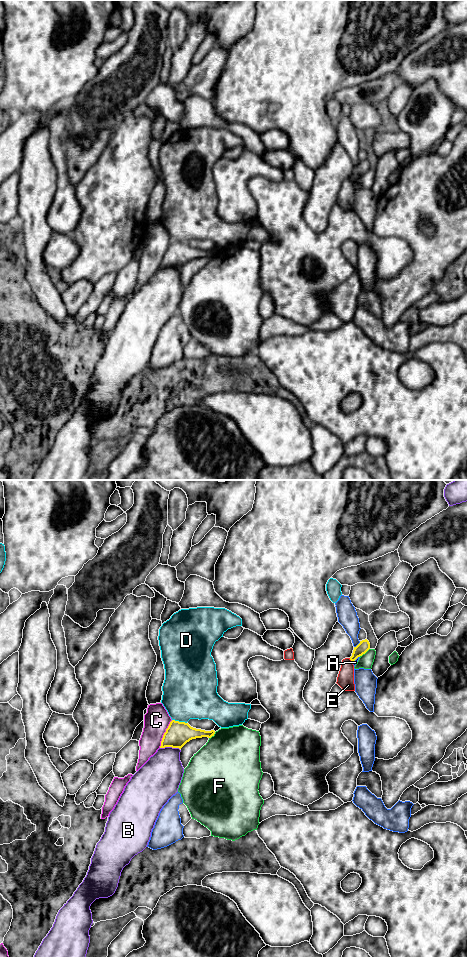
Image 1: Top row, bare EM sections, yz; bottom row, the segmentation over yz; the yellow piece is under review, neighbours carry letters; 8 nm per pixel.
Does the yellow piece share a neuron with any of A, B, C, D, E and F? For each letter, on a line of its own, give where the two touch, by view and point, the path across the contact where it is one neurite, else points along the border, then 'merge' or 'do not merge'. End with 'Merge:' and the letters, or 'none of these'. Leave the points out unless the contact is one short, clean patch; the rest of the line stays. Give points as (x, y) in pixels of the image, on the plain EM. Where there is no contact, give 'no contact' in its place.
A: yz (358, 164) | do not merge
B: yz (170, 266) | do not merge
C: yz (164, 254) | do not merge
D: yz (178, 241) | do not merge
E: yz (351, 181) | do not merge
F: yz (364, 173) | do not merge
Merge: none of these

